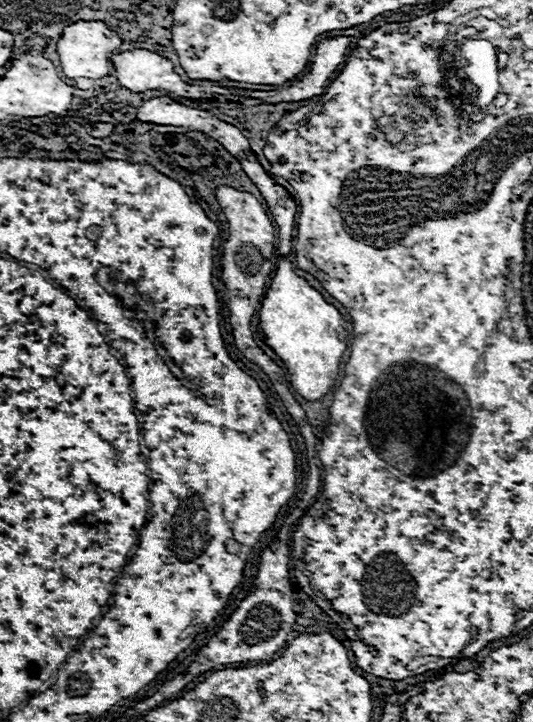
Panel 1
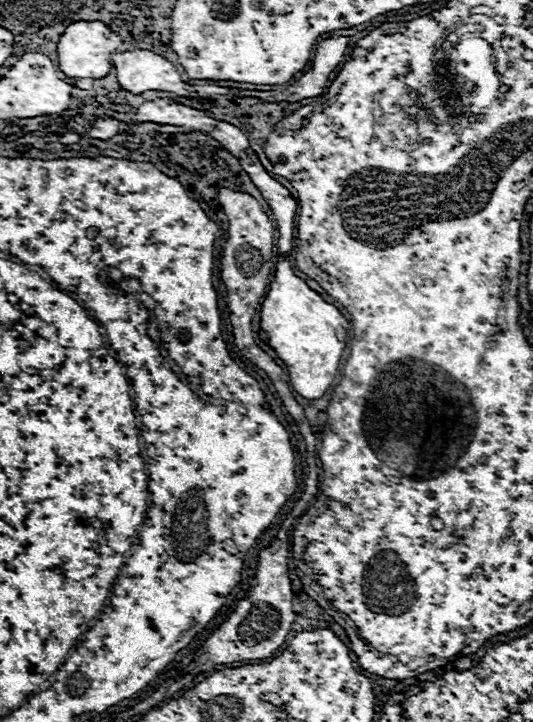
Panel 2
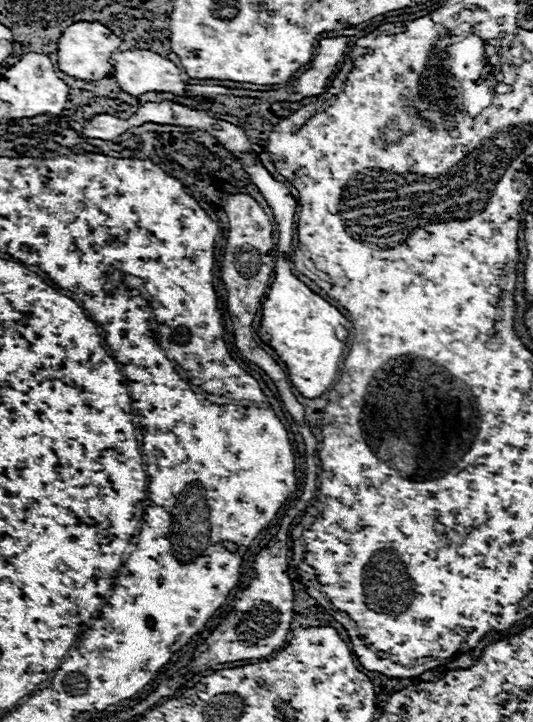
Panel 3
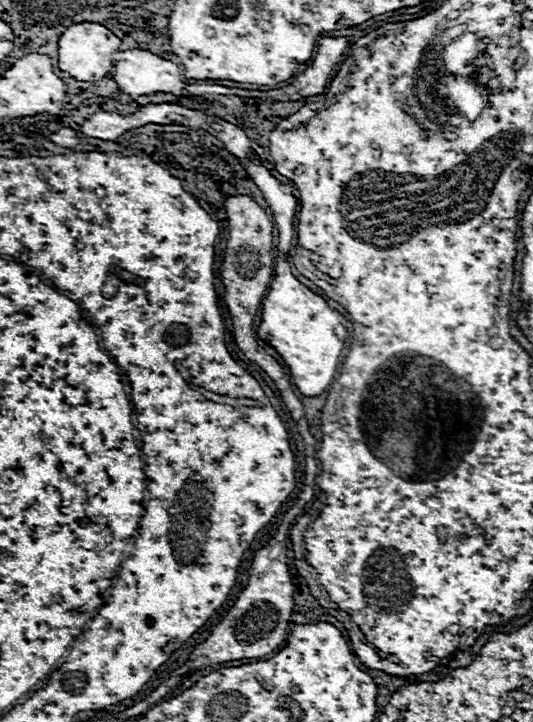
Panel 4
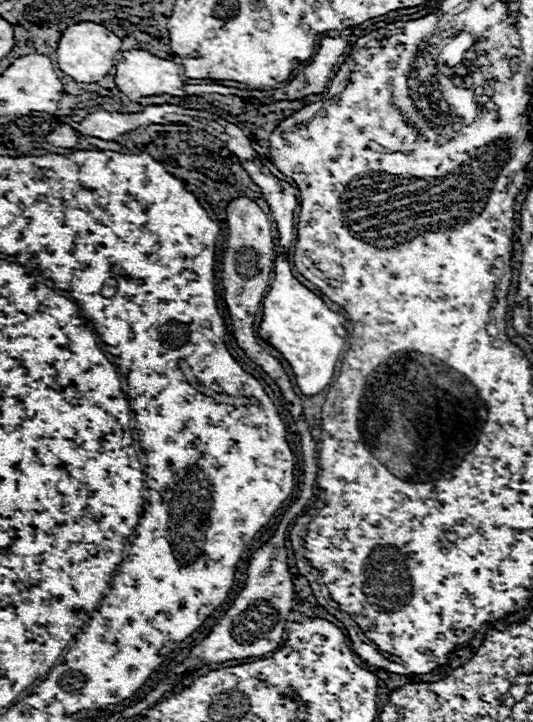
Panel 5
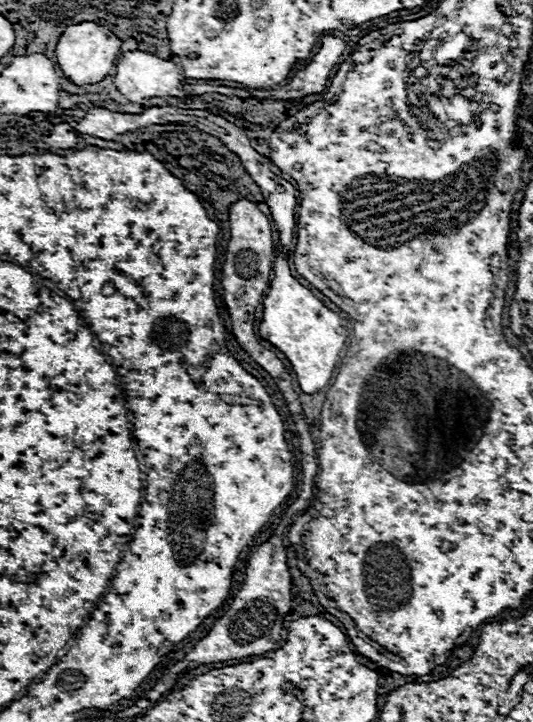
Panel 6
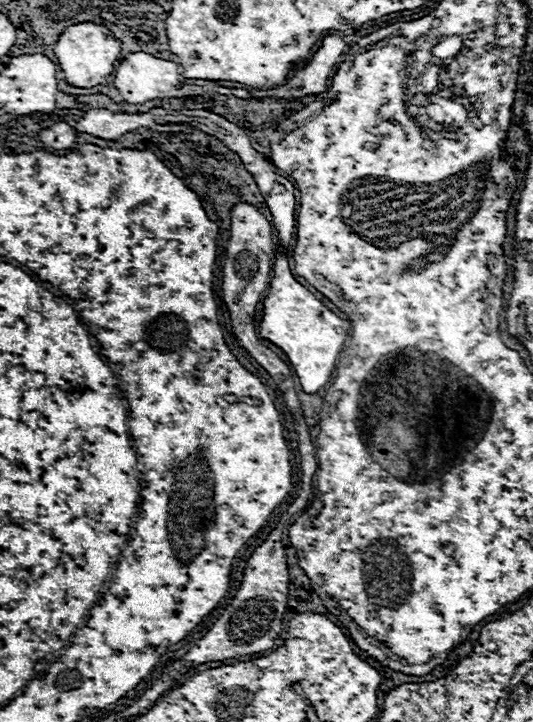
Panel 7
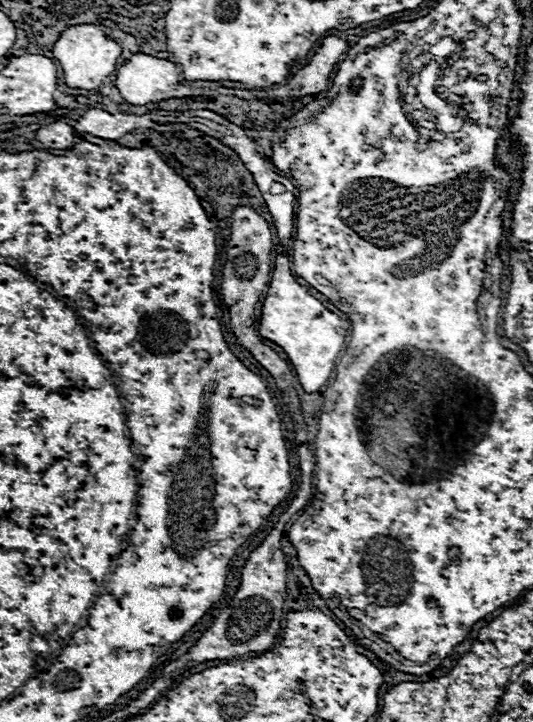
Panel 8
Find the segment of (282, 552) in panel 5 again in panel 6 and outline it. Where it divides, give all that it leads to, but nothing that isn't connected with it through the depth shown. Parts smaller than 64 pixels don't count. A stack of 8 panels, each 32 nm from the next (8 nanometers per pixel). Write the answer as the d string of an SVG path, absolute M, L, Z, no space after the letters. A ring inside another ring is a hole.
M278 528L268 542L256 548L252 558L246 566L246 578L238 594L234 596L228 610L218 618L218 622L212 626L212 630L196 644L194 660L198 664L208 662L224 662L230 658L244 658L244 656L260 656L264 652L276 650L280 636L282 636L282 624L286 614L290 612L290 572L286 564L286 548L282 544L282 528Z

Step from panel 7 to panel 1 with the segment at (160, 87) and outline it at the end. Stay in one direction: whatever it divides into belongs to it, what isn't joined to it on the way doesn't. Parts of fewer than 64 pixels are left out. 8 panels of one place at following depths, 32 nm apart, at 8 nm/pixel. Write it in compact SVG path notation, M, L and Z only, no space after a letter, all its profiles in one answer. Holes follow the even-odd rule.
M130 50L112 56L116 76L120 86L132 92L144 90L168 90L182 92L186 82L174 72L174 66L168 58L162 58L150 50Z

